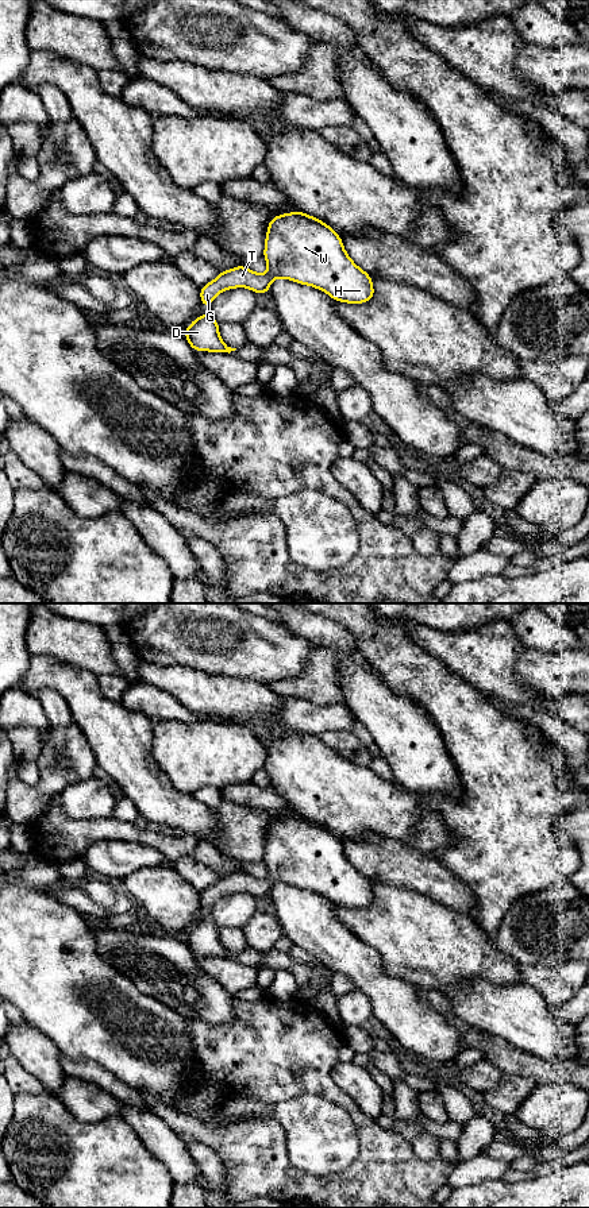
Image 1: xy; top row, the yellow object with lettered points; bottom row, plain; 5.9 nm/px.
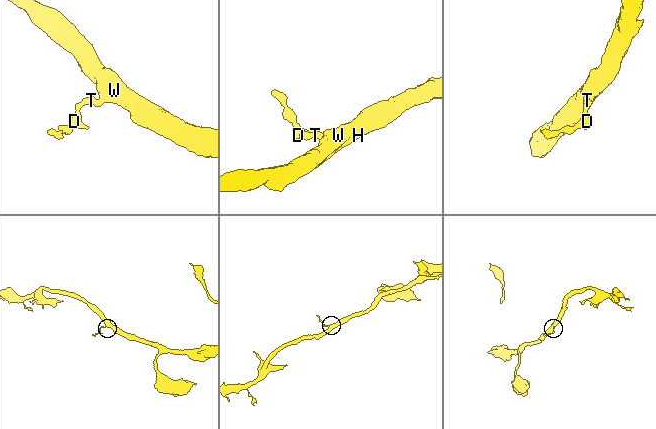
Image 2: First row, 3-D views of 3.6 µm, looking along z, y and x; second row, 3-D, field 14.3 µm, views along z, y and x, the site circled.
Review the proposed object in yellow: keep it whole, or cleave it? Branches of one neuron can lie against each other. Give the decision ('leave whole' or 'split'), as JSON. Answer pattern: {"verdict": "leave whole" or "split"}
{"verdict": "leave whole"}

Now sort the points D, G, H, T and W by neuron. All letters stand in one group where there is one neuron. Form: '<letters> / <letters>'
D G H T W

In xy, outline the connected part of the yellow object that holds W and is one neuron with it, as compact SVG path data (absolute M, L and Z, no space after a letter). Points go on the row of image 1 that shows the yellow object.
M301 211L269 221L262 256L267 263L265 274L242 265L223 270L200 287L201 304L209 308L217 294L235 287L269 293L276 278L313 286L346 304L365 304L374 297L370 274L349 256L336 231Z

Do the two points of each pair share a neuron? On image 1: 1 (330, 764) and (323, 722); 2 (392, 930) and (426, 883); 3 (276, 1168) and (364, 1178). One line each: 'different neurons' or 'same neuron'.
1: different neurons
2: different neurons
3: same neuron

